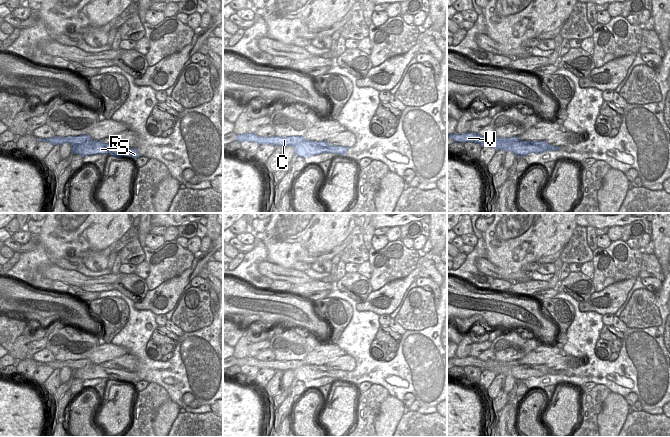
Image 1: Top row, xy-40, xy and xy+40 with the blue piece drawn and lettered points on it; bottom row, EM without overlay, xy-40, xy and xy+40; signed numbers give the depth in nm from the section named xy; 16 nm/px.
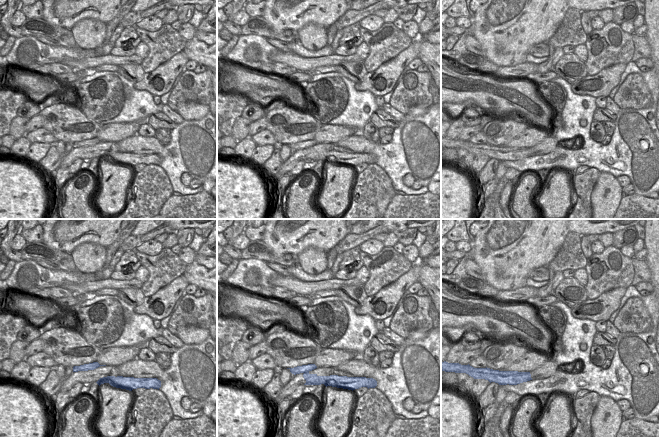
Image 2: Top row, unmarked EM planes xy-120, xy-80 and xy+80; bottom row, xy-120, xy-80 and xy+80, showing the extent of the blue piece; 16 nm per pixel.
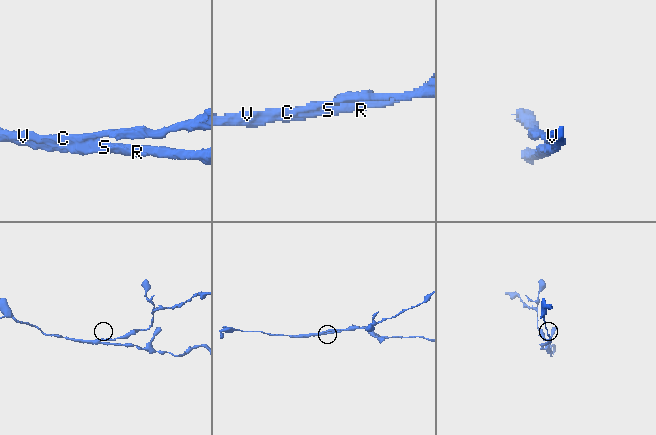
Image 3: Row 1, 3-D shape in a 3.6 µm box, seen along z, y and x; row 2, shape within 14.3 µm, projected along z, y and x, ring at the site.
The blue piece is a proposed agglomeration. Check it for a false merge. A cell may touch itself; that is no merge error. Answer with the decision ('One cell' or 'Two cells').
Two cells

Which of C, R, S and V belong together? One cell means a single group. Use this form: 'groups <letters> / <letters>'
groups C V / R S

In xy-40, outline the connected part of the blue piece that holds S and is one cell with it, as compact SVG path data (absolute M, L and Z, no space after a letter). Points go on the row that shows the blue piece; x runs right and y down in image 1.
M89 140L77 146L72 146L74 154L84 156L96 154L110 154L112 157L122 158L123 156L130 156L135 159L140 157L136 148L122 147L118 145L105 144L98 140Z

